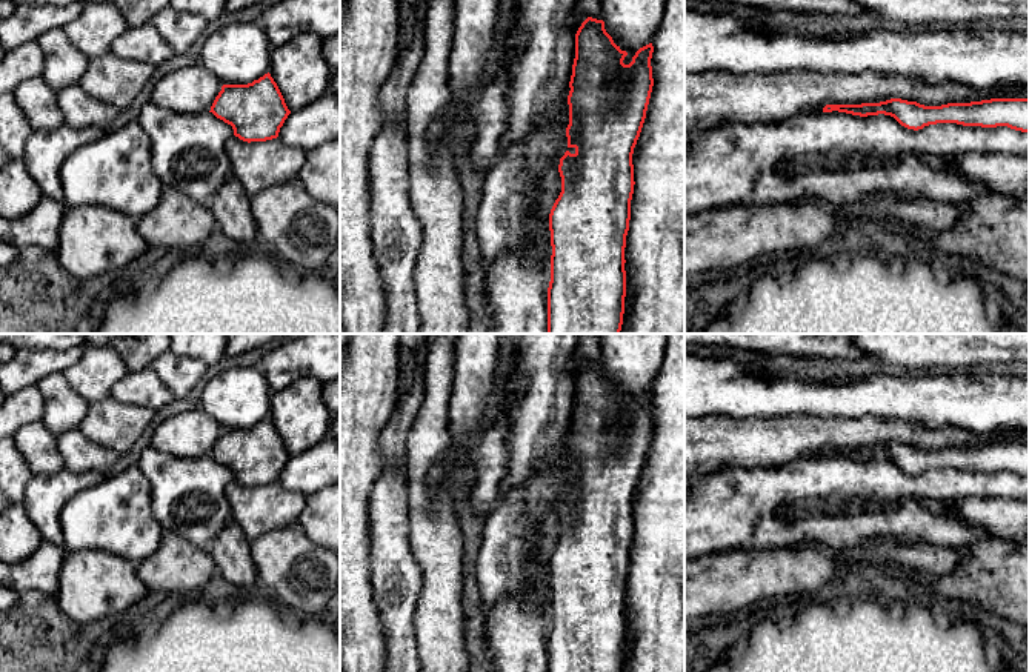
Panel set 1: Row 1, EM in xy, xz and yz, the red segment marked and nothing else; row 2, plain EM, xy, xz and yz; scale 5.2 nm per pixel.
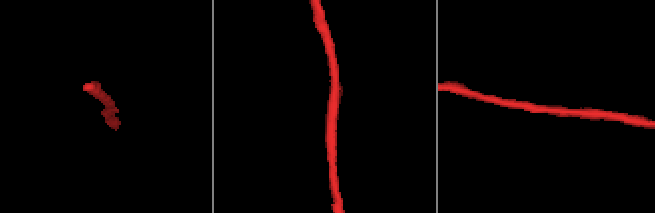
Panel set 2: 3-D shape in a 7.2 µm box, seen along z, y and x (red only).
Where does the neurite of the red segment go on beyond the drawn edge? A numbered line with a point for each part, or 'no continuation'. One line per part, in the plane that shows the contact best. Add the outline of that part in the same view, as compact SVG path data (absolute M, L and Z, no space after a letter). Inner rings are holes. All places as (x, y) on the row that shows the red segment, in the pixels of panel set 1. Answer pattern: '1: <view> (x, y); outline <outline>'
no continuation

